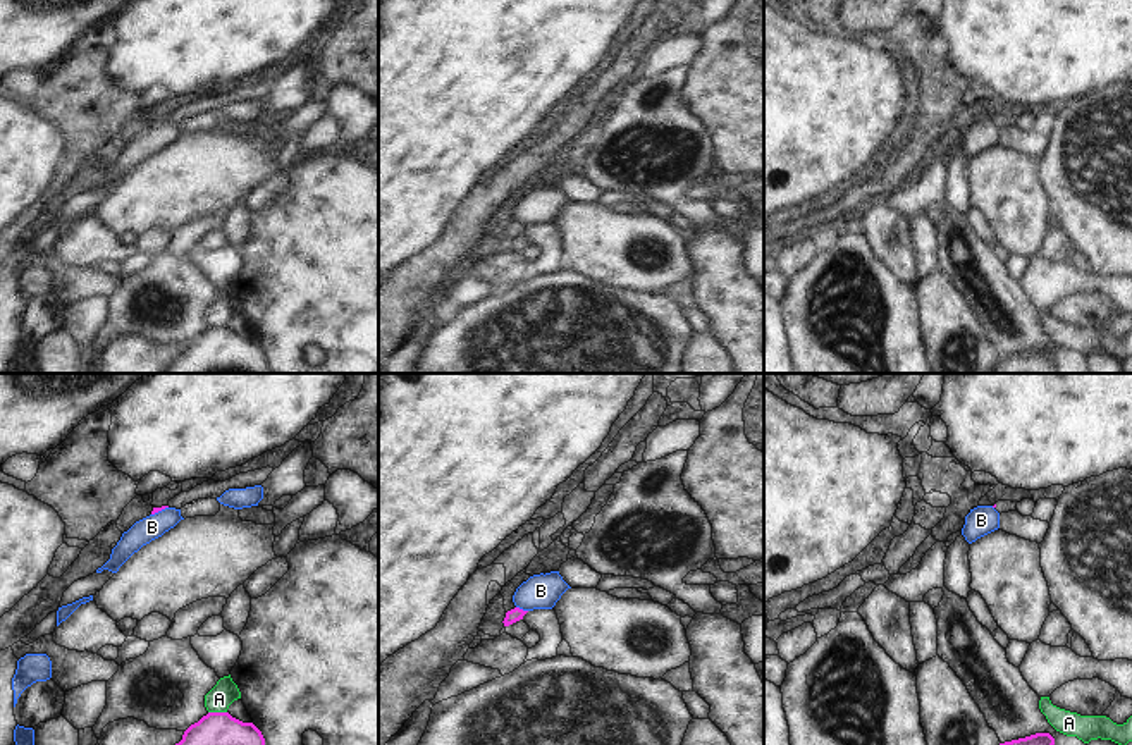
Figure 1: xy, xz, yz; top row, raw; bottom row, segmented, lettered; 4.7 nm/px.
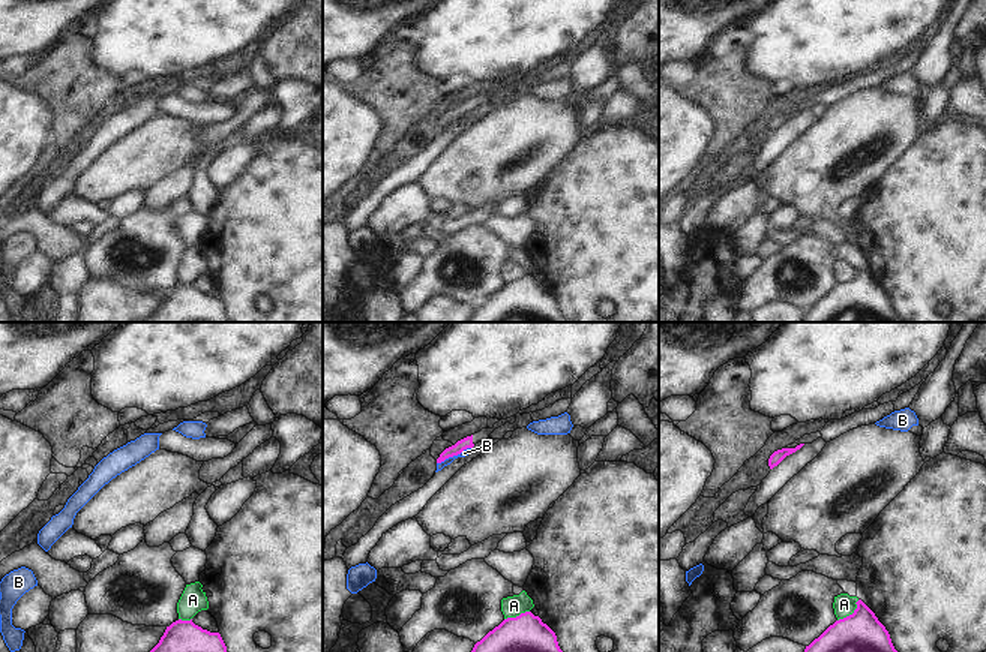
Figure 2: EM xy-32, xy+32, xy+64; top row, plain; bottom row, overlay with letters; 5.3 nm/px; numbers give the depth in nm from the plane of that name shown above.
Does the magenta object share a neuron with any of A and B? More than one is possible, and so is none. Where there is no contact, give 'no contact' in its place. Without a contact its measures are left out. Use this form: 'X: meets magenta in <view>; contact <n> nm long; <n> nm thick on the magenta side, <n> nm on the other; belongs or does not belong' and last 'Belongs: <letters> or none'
A: meets magenta in xy; contact 90 nm long; 400 nm thick on the magenta side, 120 nm on the other; does not belong
B: meets magenta in xz; contact 60 nm long; 70 nm thick on the magenta side, 160 nm on the other; does not belong
Belongs: none

